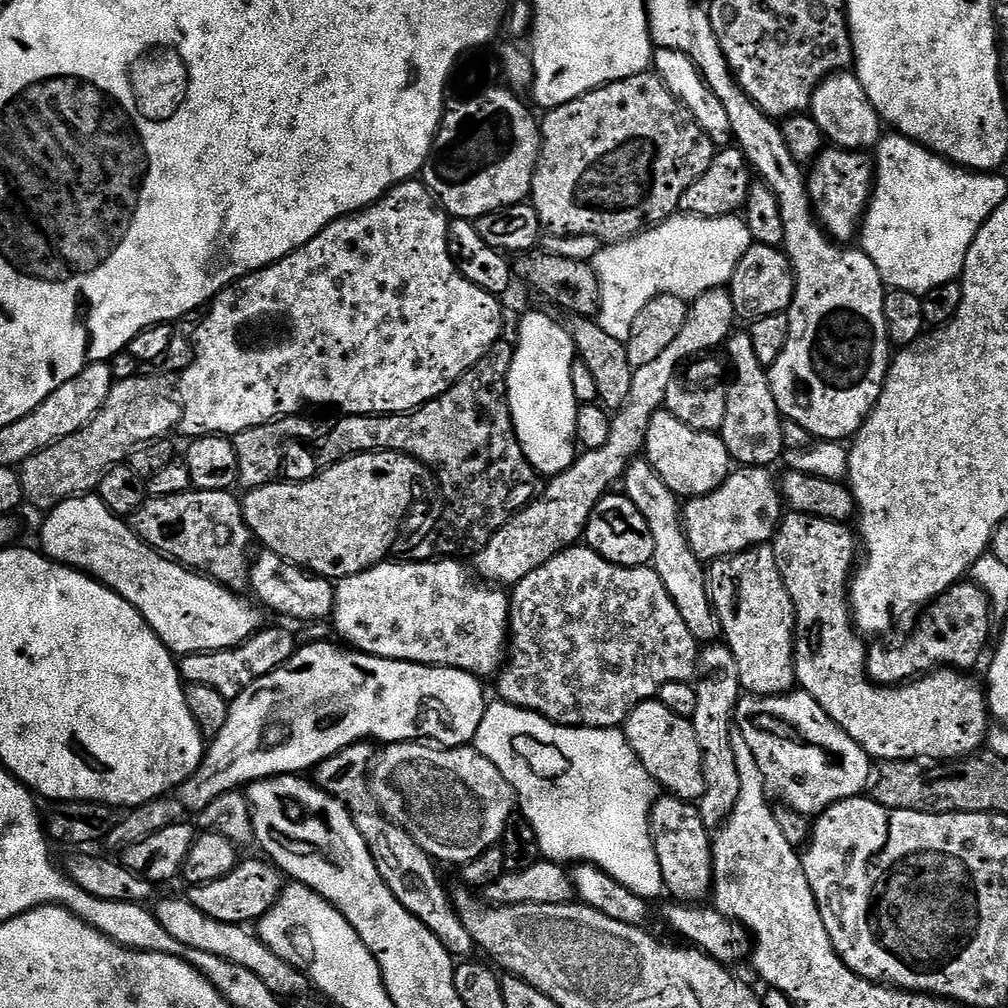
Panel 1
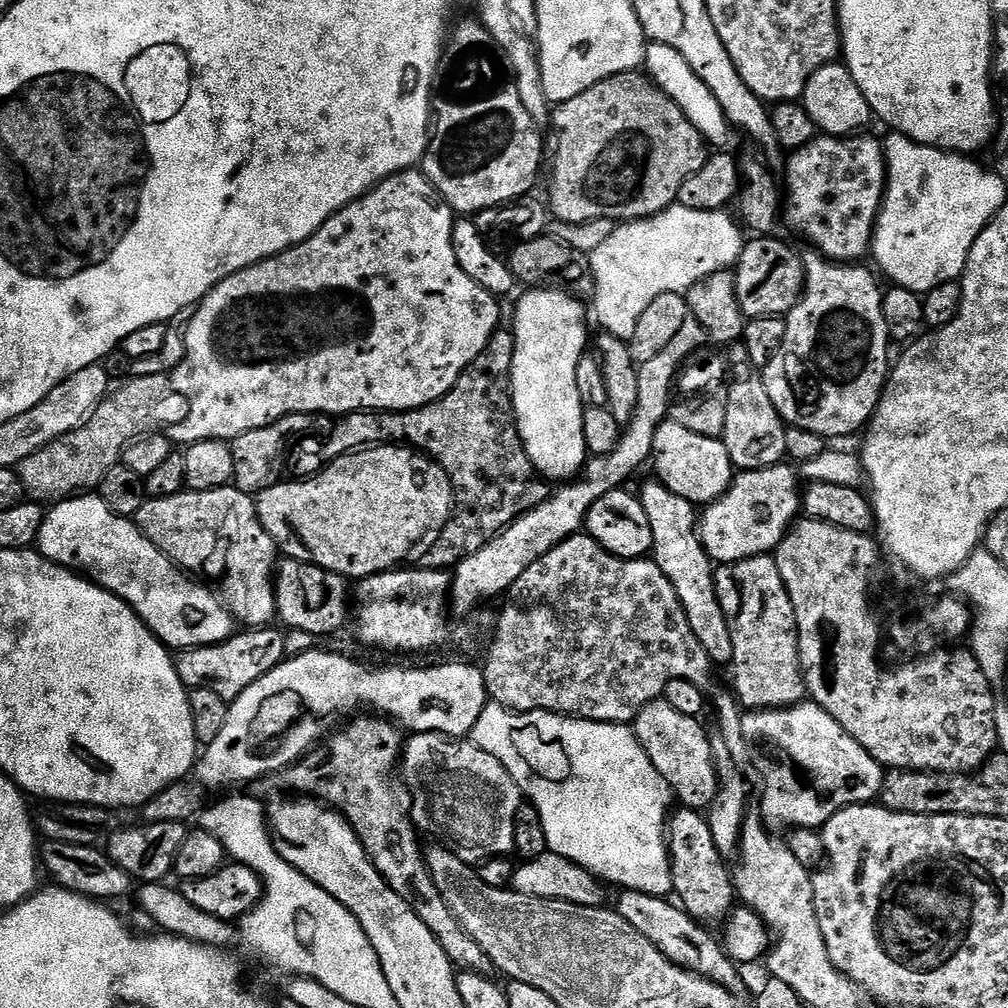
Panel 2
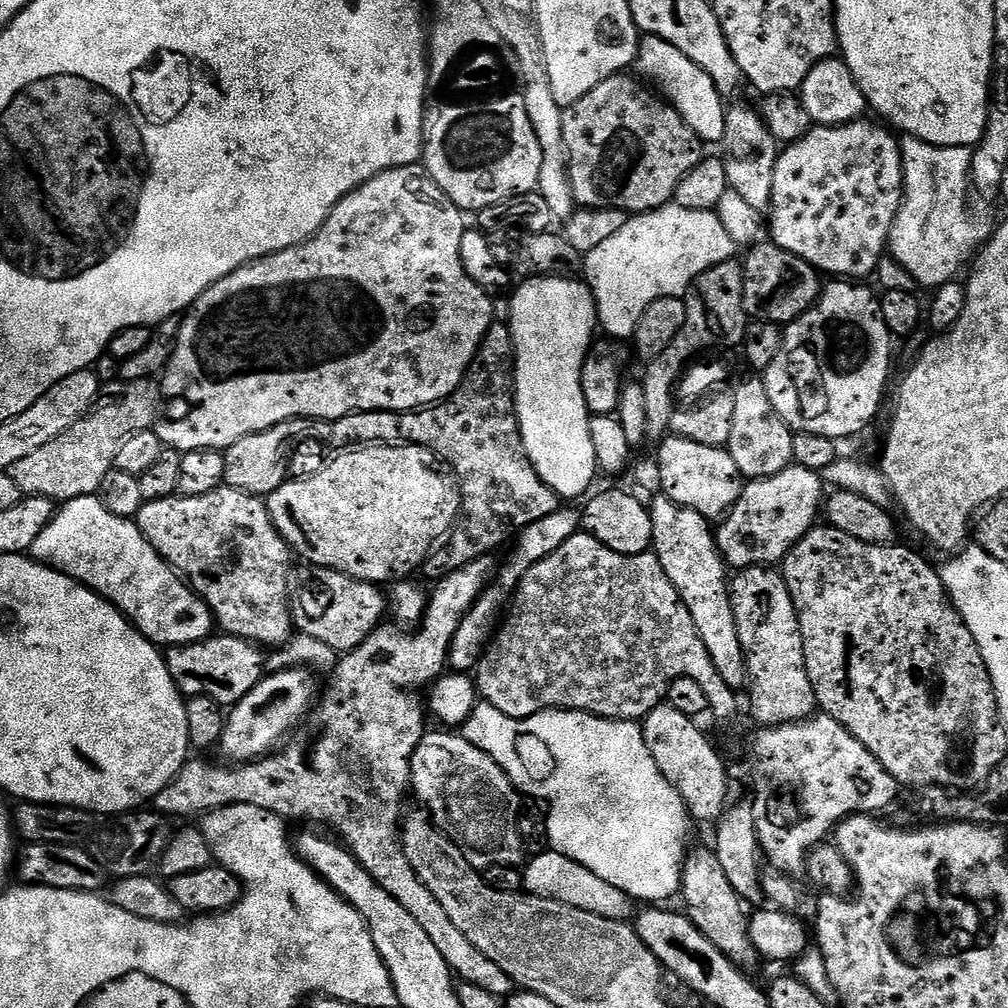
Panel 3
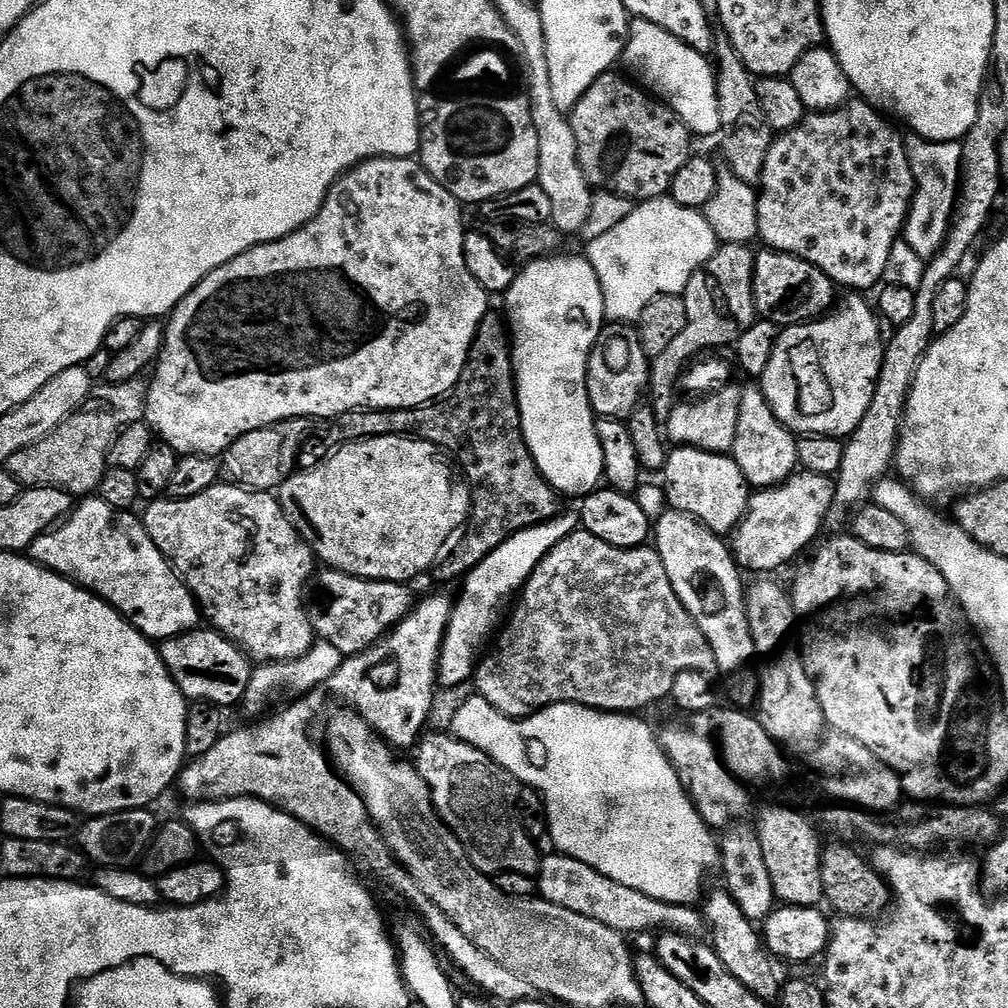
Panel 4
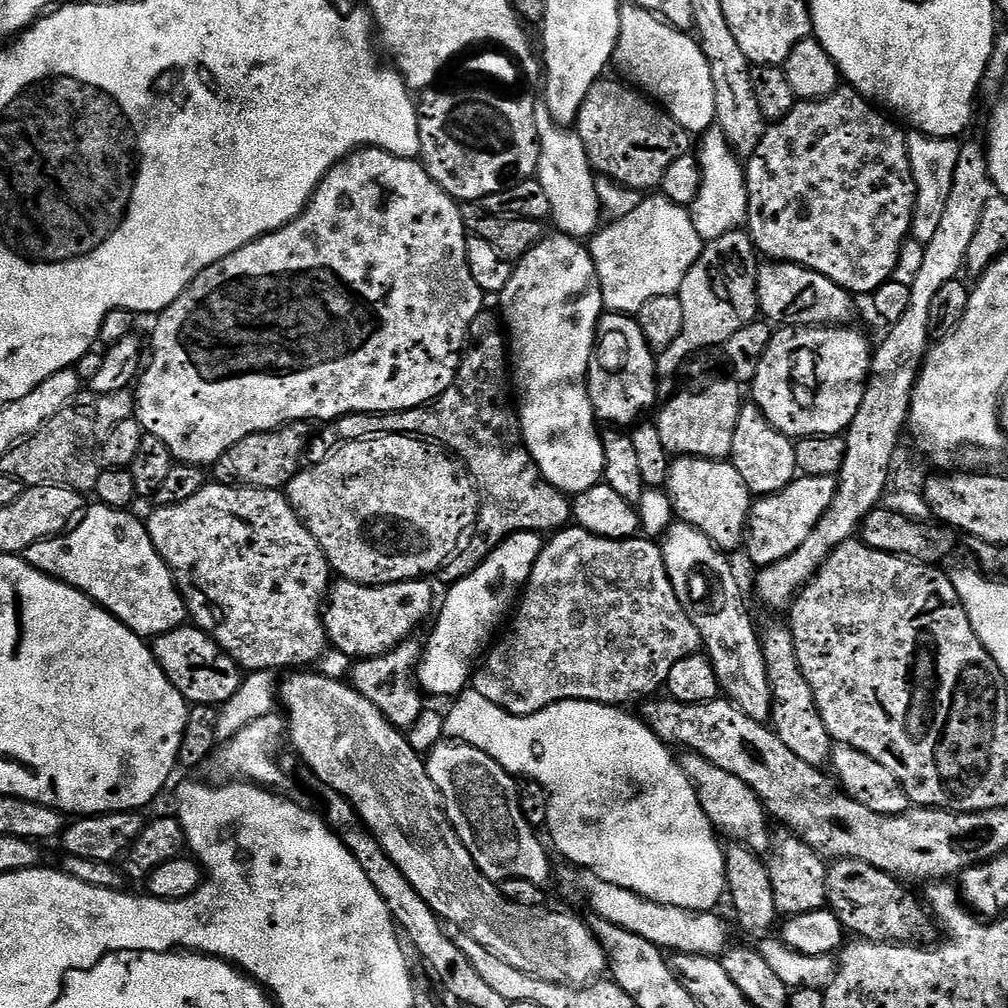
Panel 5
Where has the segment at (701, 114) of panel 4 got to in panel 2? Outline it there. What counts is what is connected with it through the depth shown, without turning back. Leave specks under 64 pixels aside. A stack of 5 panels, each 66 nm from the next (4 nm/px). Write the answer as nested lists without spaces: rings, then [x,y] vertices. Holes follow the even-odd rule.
[[[649,43],[644,49],[643,67],[650,79],[682,110],[682,114],[686,114],[686,118],[690,118],[690,122],[694,122],[694,126],[698,130],[698,134],[702,134],[705,144],[716,150],[724,150],[729,147],[730,125],[722,106],[718,106],[718,98],[714,98],[714,94],[710,94],[710,86],[706,86],[706,82],[702,82],[702,78],[698,78],[698,74],[694,74],[694,70],[690,70],[690,62],[686,62],[686,58],[682,58],[682,54],[678,54],[678,50],[665,44]]]

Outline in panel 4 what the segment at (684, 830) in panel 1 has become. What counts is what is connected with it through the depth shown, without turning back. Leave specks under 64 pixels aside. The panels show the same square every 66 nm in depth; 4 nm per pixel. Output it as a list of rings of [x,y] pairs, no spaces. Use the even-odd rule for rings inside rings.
[[[726,890],[712,892],[707,896],[708,893],[702,900],[702,915],[710,932],[712,928],[710,943],[718,958],[722,958],[722,966],[726,966],[726,970],[730,970],[730,974],[734,974],[734,978],[738,978],[738,982],[742,982],[742,986],[750,990],[750,994],[769,1002],[775,1001],[780,995],[782,980],[776,977],[777,965],[764,947],[757,925],[748,920],[742,910],[738,910],[738,902],[734,902],[734,898]]]

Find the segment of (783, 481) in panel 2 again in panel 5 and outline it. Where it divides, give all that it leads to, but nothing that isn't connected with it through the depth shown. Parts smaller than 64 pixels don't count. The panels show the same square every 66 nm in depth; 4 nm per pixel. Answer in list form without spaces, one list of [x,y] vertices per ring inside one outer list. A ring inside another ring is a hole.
[[[801,475],[793,480],[786,490],[775,492],[769,496],[761,496],[752,505],[752,512],[748,516],[748,530],[746,533],[746,549],[748,556],[756,566],[765,568],[774,562],[782,562],[806,538],[810,538],[810,530],[818,526],[818,522],[836,497],[838,480],[836,476],[806,476]]]

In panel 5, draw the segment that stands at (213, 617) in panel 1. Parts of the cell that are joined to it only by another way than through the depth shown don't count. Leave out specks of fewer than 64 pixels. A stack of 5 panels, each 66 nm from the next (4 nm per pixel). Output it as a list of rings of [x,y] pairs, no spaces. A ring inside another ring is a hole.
[[[99,502],[93,505],[67,532],[30,545],[22,553],[24,561],[86,594],[142,637],[155,638],[181,628],[189,619],[188,608],[176,589],[175,576],[150,538],[147,523],[131,516],[131,511]]]

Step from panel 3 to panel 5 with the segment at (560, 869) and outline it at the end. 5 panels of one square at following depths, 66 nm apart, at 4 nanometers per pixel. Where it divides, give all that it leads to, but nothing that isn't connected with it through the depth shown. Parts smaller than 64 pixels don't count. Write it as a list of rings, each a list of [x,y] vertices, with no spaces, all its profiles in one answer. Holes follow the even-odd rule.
[[[564,866],[561,872],[559,869],[558,880],[559,876],[560,884],[566,891],[577,891],[588,899],[589,906],[596,911],[595,915],[599,919],[614,922],[614,926],[622,926],[622,930],[638,934],[638,938],[646,938],[646,942],[654,942],[654,946],[658,946],[665,953],[685,952],[695,956],[720,958],[733,943],[732,932],[728,929],[727,922],[719,920],[715,911],[688,912],[678,906],[659,904],[622,886],[614,886],[614,882],[598,878],[598,874],[585,872],[584,869],[575,866]]]

